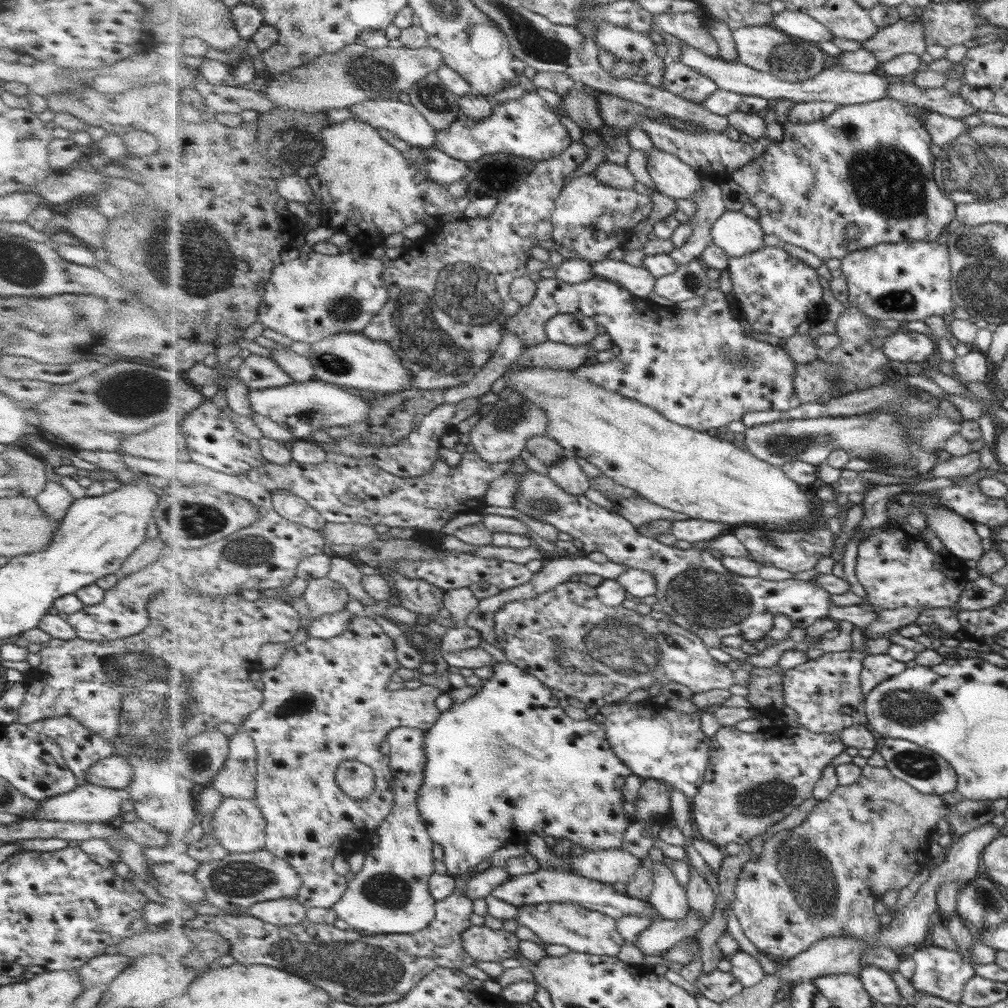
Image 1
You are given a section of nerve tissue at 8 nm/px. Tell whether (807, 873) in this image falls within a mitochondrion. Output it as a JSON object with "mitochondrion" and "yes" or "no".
{"mitochondrion":"yes"}

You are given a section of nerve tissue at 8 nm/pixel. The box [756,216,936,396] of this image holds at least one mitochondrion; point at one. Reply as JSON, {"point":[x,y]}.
{"point":[899,302]}

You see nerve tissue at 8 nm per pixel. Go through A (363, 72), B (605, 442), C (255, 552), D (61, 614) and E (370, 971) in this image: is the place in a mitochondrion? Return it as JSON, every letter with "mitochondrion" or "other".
{"A":"mitochondrion","B":"other","C":"mitochondrion","D":"other","E":"mitochondrion"}

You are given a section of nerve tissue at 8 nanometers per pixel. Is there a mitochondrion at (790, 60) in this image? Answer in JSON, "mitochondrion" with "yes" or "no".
{"mitochondrion":"yes"}

